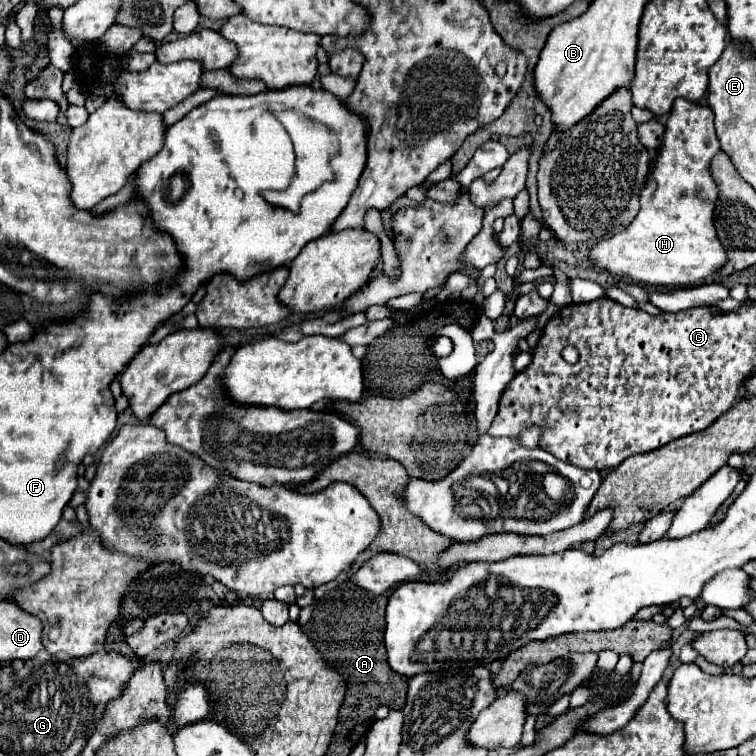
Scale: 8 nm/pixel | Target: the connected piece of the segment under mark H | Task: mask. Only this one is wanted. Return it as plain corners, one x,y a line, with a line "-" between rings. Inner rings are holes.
676,98
650,182
640,194
640,212
622,232
590,248
590,268
622,278
628,276
644,284
644,288
688,288
702,284
726,266
728,250
716,238
714,228
714,208
720,190
708,170
718,150
712,110

